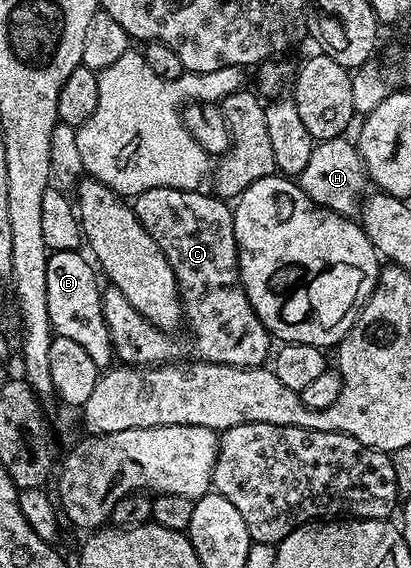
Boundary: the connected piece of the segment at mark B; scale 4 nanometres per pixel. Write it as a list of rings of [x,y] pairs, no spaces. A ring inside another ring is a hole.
[[[71,249],[70,251],[55,251],[49,256],[46,267],[48,314],[53,330],[59,336],[74,339],[74,343],[79,343],[85,349],[86,355],[94,359],[97,370],[104,371],[113,364],[114,348],[108,324],[104,318],[101,278],[93,262],[87,256],[84,258],[82,254],[83,252]]]

